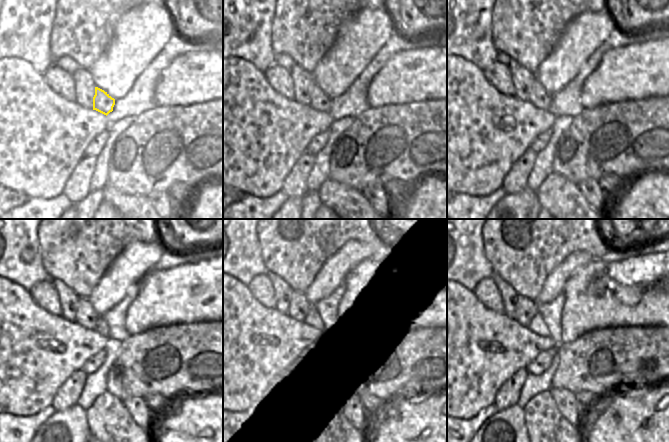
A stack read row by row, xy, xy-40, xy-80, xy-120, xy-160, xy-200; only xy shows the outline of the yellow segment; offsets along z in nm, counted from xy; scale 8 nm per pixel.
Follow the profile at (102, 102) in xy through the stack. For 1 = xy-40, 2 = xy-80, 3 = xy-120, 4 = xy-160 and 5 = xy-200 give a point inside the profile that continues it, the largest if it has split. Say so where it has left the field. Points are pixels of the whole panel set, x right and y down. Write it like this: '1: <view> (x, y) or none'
1: xy-40 (320, 101)
2: xy-80 (539, 97)
3: xy-120 (85, 315)
4: xy-160 (299, 307)
5: xy-200 (525, 309)

